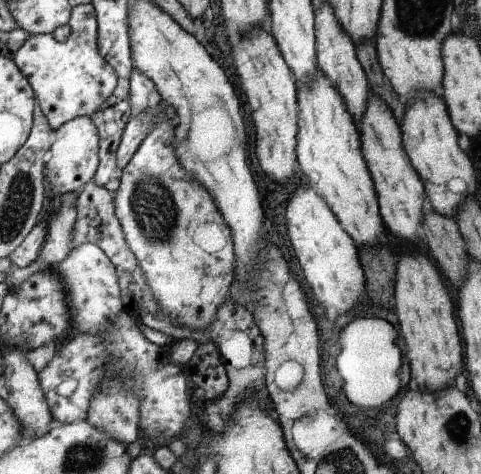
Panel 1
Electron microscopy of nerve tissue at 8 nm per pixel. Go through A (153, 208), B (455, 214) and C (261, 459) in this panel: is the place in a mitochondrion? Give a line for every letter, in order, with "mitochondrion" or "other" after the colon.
A: mitochondrion
B: other
C: other

